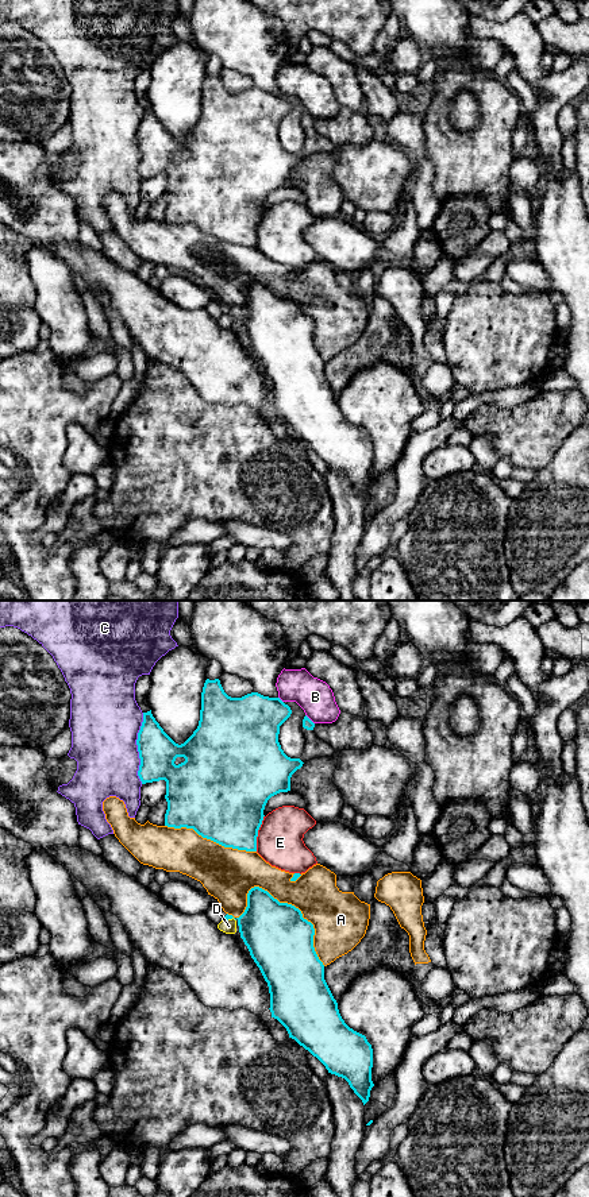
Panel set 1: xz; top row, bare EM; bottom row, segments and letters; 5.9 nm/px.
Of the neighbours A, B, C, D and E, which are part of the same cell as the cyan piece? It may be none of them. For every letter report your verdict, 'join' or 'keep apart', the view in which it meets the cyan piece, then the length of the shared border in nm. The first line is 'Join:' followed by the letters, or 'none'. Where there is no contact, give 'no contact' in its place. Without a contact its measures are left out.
Join: D
A: keep apart | xz | 650 nm
B: keep apart | xz | 80 nm
C: keep apart | xz | 420 nm
D: join | xz | 80 nm
E: keep apart | xz | 220 nm

